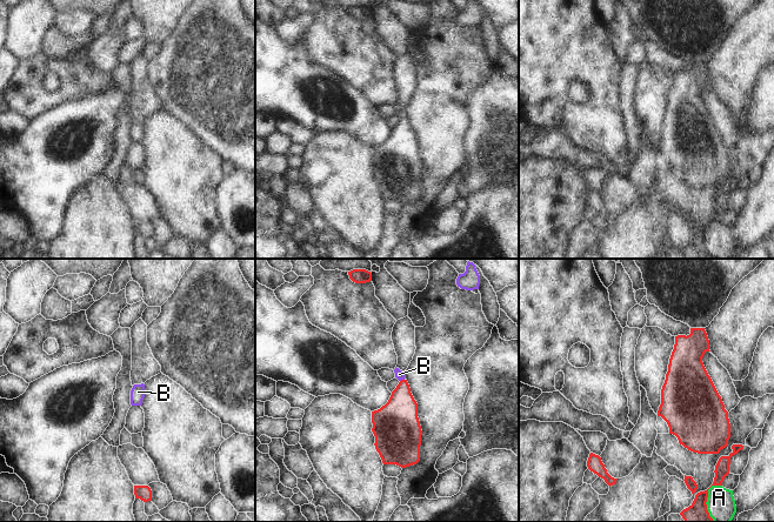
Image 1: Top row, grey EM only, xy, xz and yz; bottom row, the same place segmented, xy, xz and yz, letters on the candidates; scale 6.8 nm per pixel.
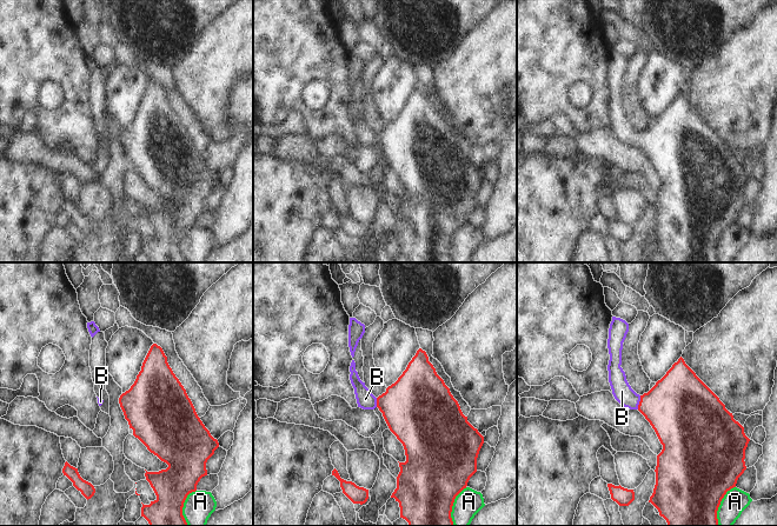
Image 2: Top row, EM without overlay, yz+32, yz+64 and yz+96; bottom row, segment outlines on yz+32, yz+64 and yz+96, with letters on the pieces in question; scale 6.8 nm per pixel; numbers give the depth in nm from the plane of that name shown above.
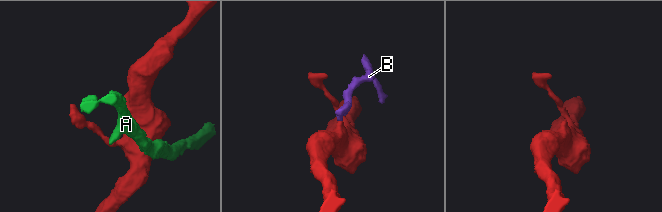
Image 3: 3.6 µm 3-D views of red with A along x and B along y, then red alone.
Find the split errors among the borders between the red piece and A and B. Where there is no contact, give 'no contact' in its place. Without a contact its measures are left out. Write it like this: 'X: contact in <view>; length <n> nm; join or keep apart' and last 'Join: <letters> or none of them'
A: contact in yz; length 260 nm; keep apart
B: contact in xz; length 40 nm; join
Join: B

